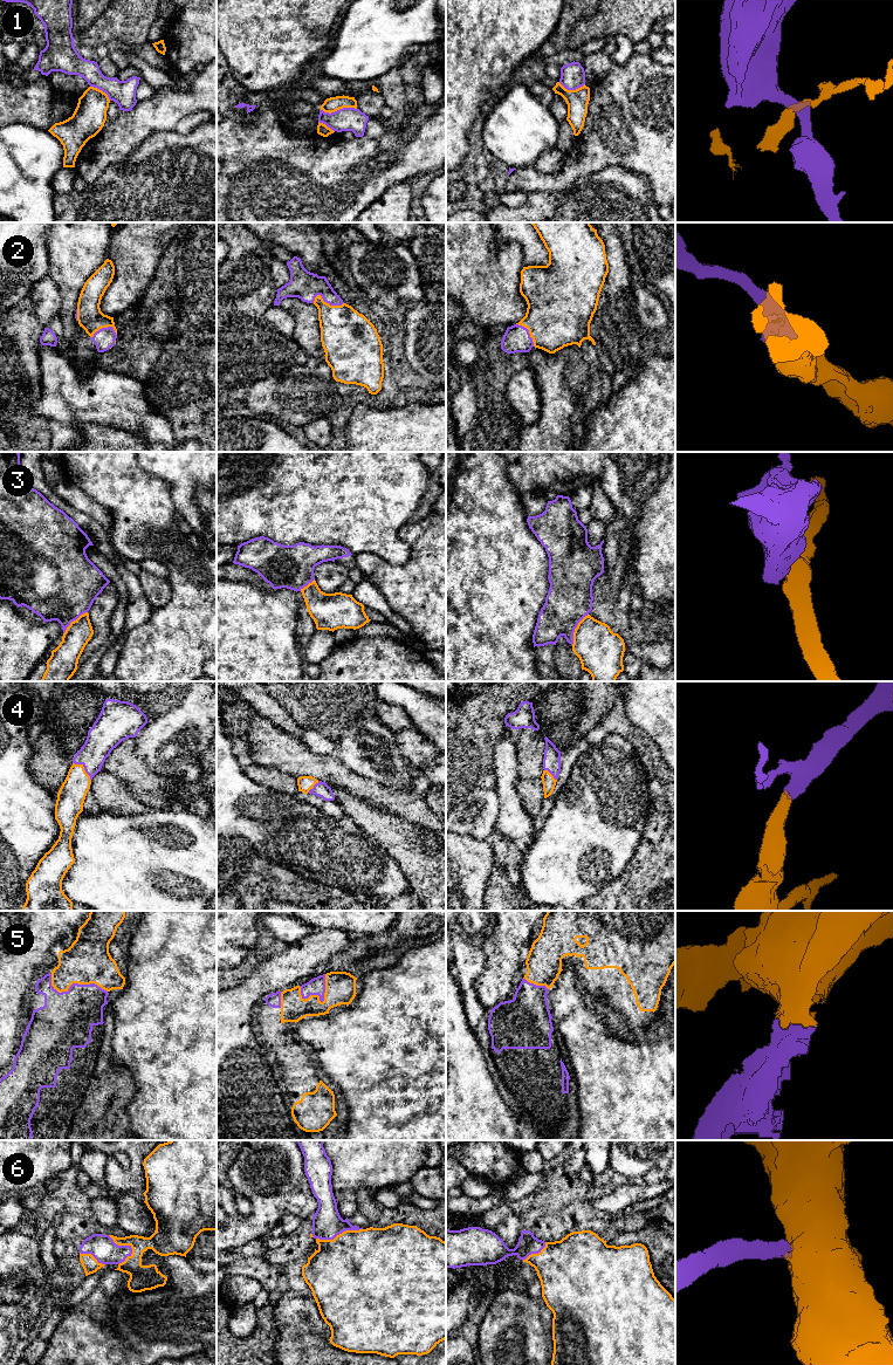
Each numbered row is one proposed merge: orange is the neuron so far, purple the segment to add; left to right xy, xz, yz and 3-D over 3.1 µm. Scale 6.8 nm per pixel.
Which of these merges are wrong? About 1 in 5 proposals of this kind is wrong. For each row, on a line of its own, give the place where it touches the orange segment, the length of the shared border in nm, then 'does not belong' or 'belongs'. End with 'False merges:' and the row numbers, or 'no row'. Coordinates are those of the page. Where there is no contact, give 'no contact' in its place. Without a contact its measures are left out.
1: xz (338, 109) | 240 nm | does not belong
2: xz (325, 302) | 220 nm | belongs
3: yz (575, 629) | 240 nm | belongs
4: xy (83, 768) | 180 nm | belongs
5: xy (74, 982) | 420 nm | belongs
6: xy (129, 1245) | 220 nm | belongs
False merges: 1

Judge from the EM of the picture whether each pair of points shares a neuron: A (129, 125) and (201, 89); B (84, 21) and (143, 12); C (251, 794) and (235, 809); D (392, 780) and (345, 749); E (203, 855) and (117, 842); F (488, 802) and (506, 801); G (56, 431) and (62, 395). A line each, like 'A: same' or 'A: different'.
A: same
B: different
C: same
D: same
E: same
F: different
G: different

